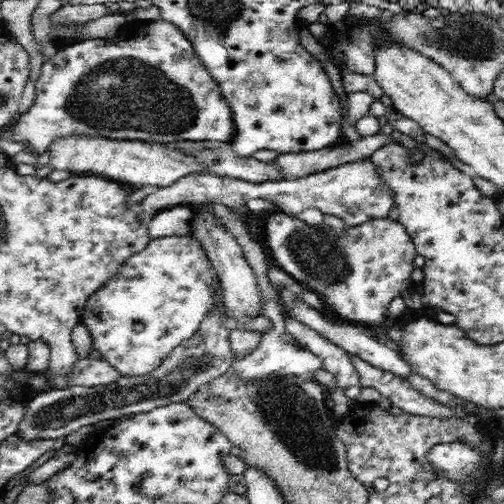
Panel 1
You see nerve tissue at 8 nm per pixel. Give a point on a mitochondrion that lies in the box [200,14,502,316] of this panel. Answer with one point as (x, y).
(471, 41)

